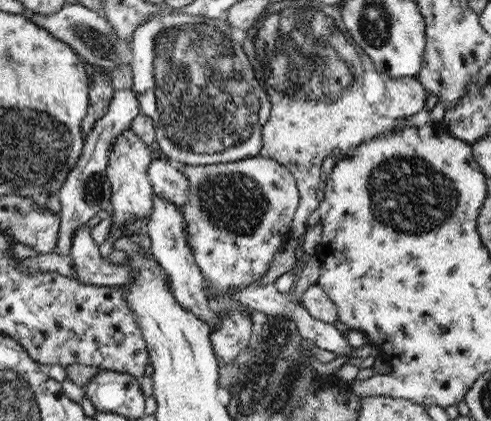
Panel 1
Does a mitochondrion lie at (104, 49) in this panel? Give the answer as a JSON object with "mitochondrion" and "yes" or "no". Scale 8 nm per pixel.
{"mitochondrion":"yes"}

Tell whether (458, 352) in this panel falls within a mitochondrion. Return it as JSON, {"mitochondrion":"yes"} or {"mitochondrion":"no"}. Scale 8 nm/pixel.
{"mitochondrion":"no"}

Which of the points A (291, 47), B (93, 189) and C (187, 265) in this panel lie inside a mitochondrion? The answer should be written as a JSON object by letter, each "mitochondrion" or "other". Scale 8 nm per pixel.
{"A":"mitochondrion","B":"mitochondrion","C":"other"}

